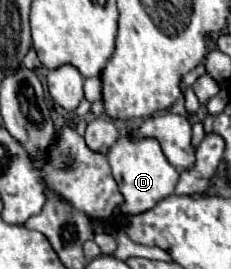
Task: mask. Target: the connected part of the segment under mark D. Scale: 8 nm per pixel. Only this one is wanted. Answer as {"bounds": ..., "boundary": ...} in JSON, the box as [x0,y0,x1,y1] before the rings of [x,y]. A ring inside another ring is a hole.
{"bounds":[107,136,179,214],"boundary":[[[119,136],[117,142],[109,148],[107,154],[113,178],[119,186],[119,192],[123,194],[123,204],[119,206],[121,214],[141,214],[151,210],[157,202],[163,198],[171,196],[175,190],[175,184],[179,180],[179,172],[169,164],[165,154],[161,152],[159,142],[153,138],[143,138],[143,140],[131,140],[129,136]]]}

